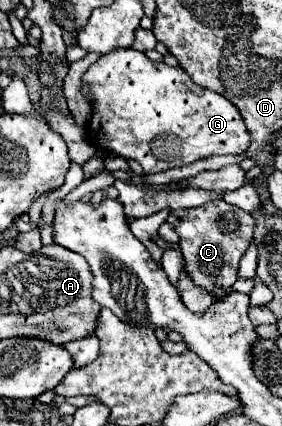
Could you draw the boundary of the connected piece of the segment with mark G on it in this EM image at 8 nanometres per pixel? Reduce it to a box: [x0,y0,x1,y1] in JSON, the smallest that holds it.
[82,48,250,174]

